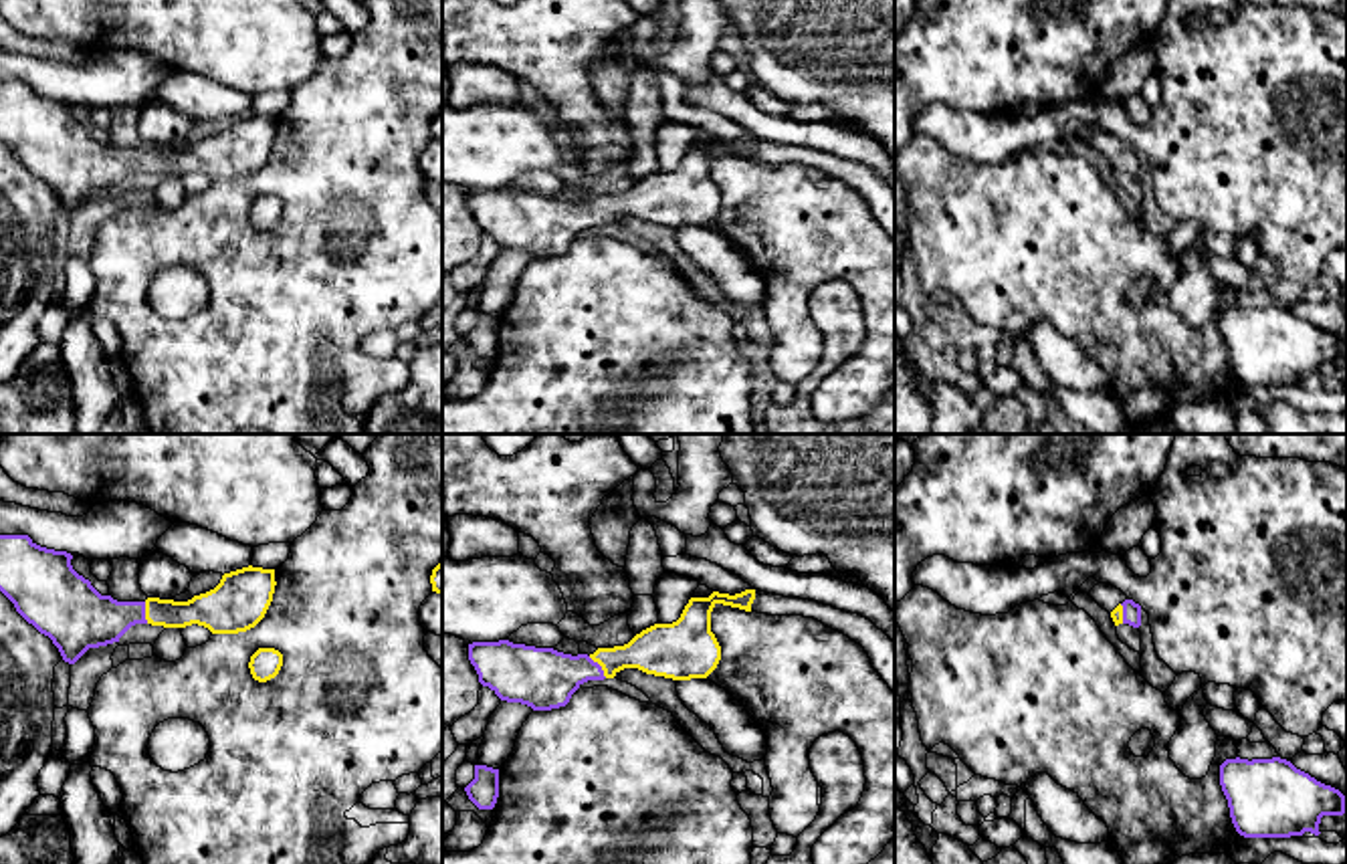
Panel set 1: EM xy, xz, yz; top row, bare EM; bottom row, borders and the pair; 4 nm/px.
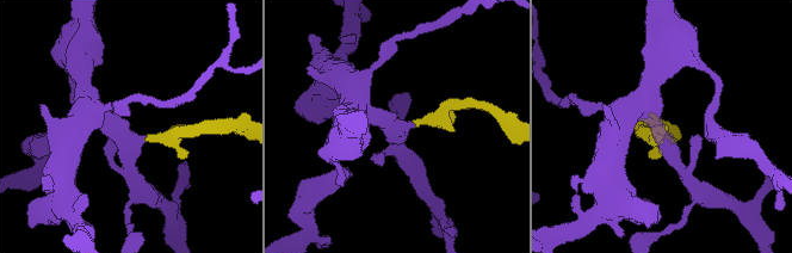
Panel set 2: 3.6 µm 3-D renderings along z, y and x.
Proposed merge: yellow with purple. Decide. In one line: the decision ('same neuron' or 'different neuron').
same neuron

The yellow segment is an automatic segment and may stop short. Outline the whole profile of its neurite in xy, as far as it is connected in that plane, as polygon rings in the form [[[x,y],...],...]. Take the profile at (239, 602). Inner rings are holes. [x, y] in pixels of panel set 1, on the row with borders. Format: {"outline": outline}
{"outline": [[[0,535],[0,591],[16,612],[40,634],[48,636],[65,662],[75,664],[89,648],[119,642],[135,624],[186,628],[192,624],[212,634],[238,634],[254,628],[267,614],[275,593],[275,569],[242,567],[224,573],[220,583],[188,602],[147,598],[117,602],[101,596],[89,579],[71,565],[73,555],[36,545],[28,535]]]}

